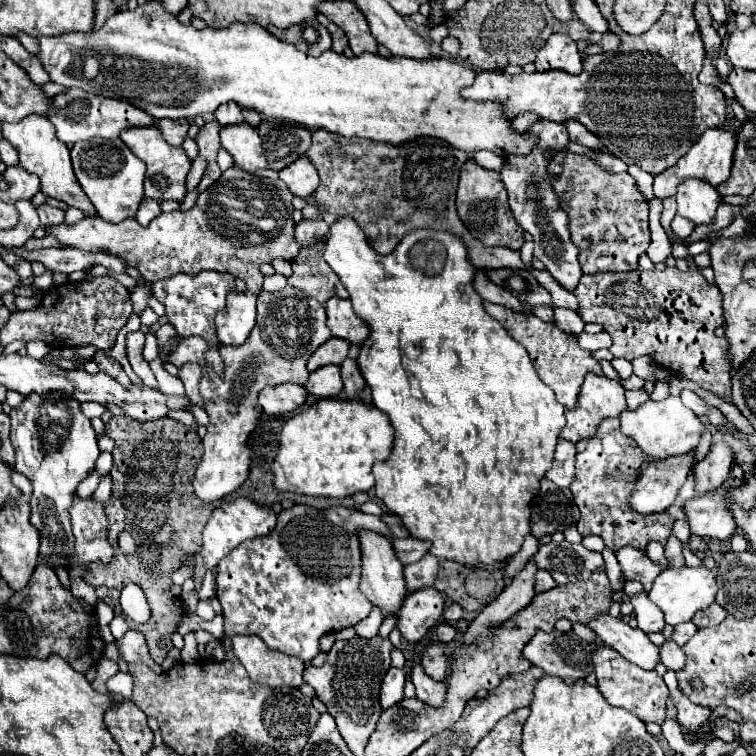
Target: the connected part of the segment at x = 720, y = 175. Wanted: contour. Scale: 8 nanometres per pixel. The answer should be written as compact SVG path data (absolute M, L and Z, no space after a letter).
M714 128L714 130L706 130L690 148L690 152L678 160L678 164L674 168L668 168L666 172L654 176L654 196L664 200L668 196L676 196L676 188L682 180L686 178L698 178L704 180L708 184L712 184L714 188L718 188L722 182L728 180L730 176L730 168L732 168L732 156L734 156L734 148L736 148L736 140L734 134L728 128Z

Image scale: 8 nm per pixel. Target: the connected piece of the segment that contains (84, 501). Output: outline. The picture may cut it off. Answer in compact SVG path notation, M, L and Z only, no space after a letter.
M74 494L72 532L76 538L76 548L74 558L68 560L68 568L86 566L92 562L110 564L114 560L114 548L108 542L108 518L100 502Z

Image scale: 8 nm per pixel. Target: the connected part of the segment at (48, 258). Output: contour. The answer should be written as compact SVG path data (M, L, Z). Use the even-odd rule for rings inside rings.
M6 248L26 262L42 262L52 272L62 272L70 276L76 270L84 270L90 264L102 264L114 272L124 272L126 262L118 256L106 252L82 252L80 248L44 248L44 250L26 250L26 248Z

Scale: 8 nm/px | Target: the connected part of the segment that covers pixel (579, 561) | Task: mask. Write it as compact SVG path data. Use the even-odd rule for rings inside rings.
M542 544L540 550L532 556L538 568L548 570L556 584L570 584L578 580L588 580L590 574L604 566L602 554L590 552L580 544Z

